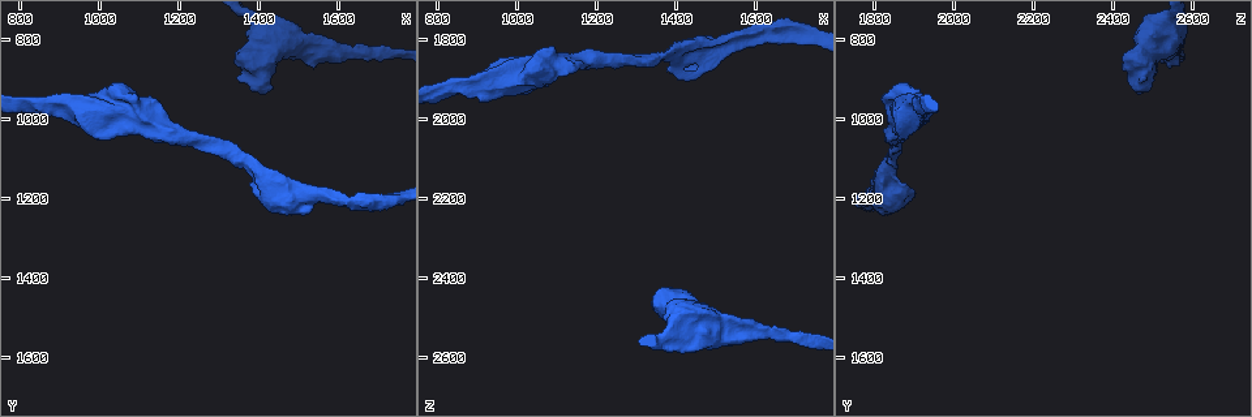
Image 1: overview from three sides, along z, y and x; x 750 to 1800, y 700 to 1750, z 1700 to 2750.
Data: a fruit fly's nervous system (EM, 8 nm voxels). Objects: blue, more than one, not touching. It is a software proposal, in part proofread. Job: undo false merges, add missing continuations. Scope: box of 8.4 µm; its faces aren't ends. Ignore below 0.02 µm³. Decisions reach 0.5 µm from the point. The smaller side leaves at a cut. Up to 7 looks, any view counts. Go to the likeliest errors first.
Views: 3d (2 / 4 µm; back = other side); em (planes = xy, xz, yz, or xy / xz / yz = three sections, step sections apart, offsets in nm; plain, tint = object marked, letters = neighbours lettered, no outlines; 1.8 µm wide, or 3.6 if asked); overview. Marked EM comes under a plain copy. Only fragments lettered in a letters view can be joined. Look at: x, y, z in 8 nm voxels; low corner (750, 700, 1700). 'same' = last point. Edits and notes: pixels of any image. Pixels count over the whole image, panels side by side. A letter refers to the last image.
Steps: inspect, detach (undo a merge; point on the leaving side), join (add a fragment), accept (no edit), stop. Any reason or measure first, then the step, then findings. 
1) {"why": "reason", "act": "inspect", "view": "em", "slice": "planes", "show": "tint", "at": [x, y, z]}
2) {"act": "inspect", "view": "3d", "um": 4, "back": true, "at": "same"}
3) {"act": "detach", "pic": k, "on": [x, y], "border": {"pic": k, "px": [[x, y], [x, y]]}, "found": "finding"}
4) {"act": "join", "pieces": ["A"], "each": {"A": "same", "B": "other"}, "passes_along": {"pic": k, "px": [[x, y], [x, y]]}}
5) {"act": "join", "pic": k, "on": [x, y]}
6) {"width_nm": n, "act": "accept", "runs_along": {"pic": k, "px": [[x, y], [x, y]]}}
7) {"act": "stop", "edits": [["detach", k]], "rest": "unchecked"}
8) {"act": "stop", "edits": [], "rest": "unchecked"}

{"why": "sharp bend", "act": "inspect", "view": "3d", "um": 4, "back": true, "at": [1490, 1190, 1810]}

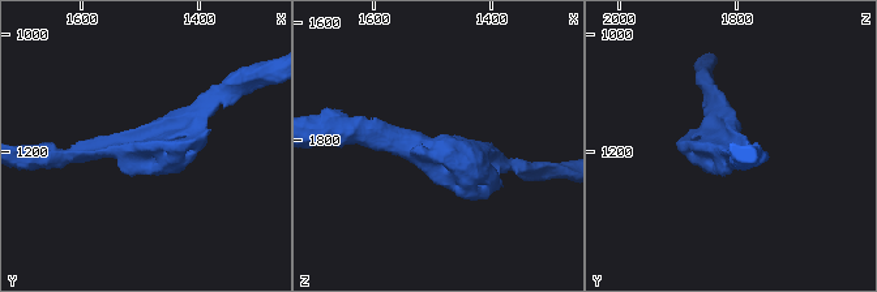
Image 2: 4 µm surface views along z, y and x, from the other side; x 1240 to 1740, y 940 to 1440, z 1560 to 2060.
{"why": "shape alone is not enough", "act": "inspect", "view": "em", "slice": "xz", "step": 8, "show": "letters", "at": [1495, 1190, 1810]}

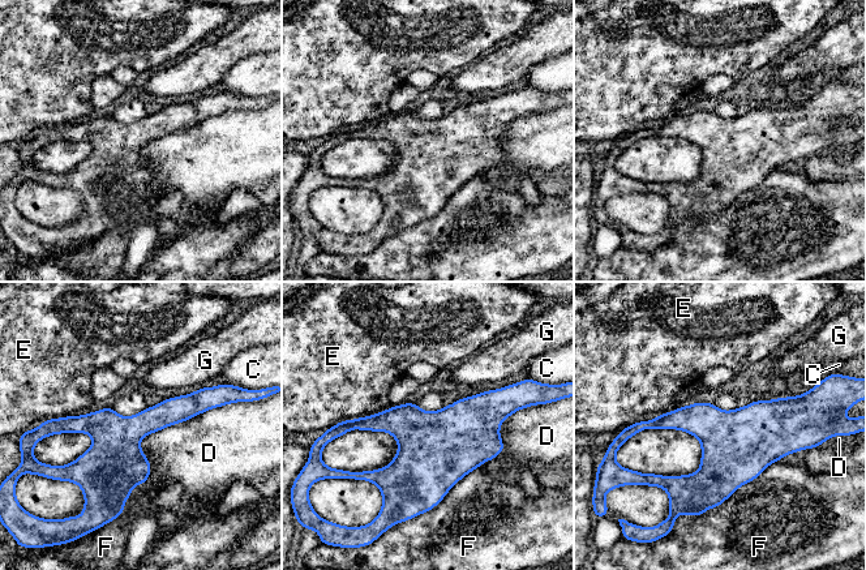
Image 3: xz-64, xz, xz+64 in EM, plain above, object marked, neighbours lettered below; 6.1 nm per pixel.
{"longest_contact_nm": ["D", 950], "act": "accept", "each": {"C": "other", "D": "other", "E": "other", "F": "other", "G": "other"}, "border": {"pic": 3, "px": [[223, 404], [118, 517]]}, "found": "continuous, no second neuron"}

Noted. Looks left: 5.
{"why": "thick turns thin", "act": "inspect", "view": "em", "um": 3.6, "slice": "xy", "step": 4, "show": "tint", "at": [1065, 965, 1870]}

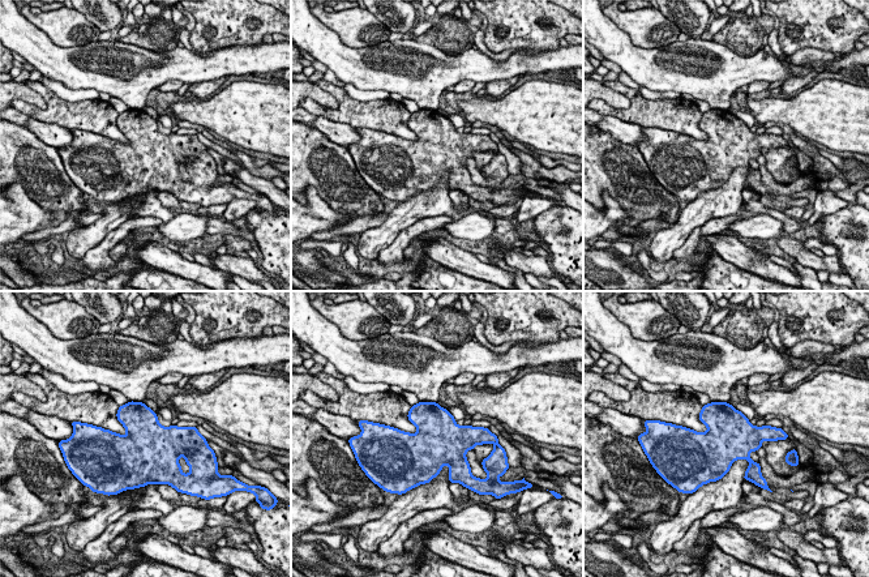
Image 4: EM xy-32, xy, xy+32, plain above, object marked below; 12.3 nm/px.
{"act": "inspect", "view": "em", "um": 3.6, "slice": "planes", "show": "letters", "at": "same"}

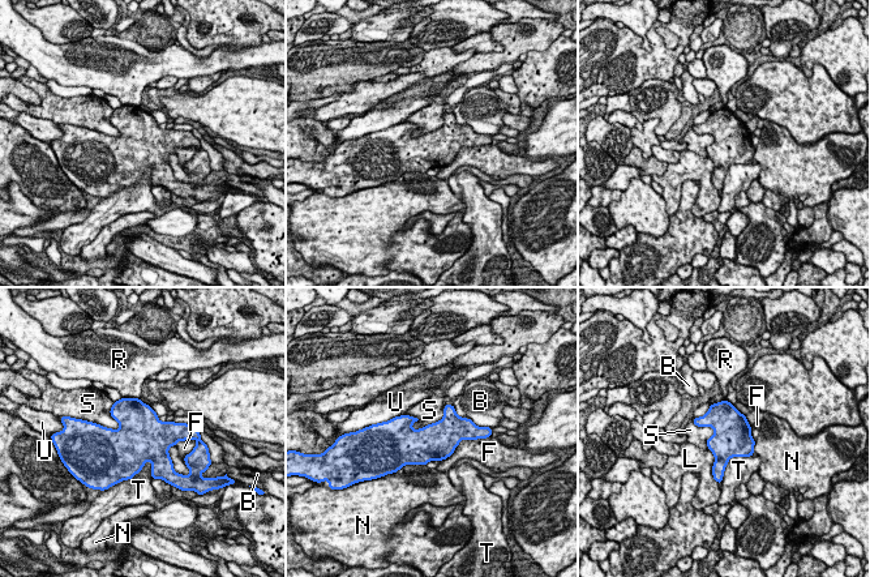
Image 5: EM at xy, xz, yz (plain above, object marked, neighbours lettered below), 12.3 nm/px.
{"act": "accept", "each": {"B": "other", "F": "other", "L": "other", "N": "other", "R": "other", "S": "other", "T": "other", "U": "other"}, "border": {"pic": 5, "px": [[445, 405], [418, 428], [403, 415]]}, "found": "continuous, no second neuron"}

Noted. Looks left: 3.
{"why": "stops while still wide", "act": "inspect", "view": "3d", "um": 4, "at": [1430, 920, 2465]}

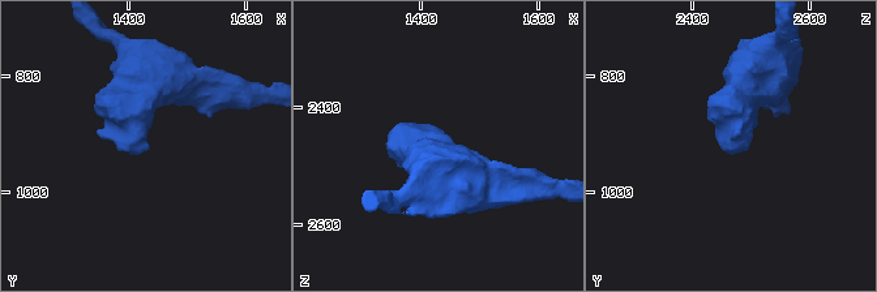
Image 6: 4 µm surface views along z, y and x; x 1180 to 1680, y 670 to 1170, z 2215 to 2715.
{"act": "inspect", "view": "em", "um": 3.6, "slice": "xz", "step": 16, "show": "letters", "at": [1425, 915, 2470]}

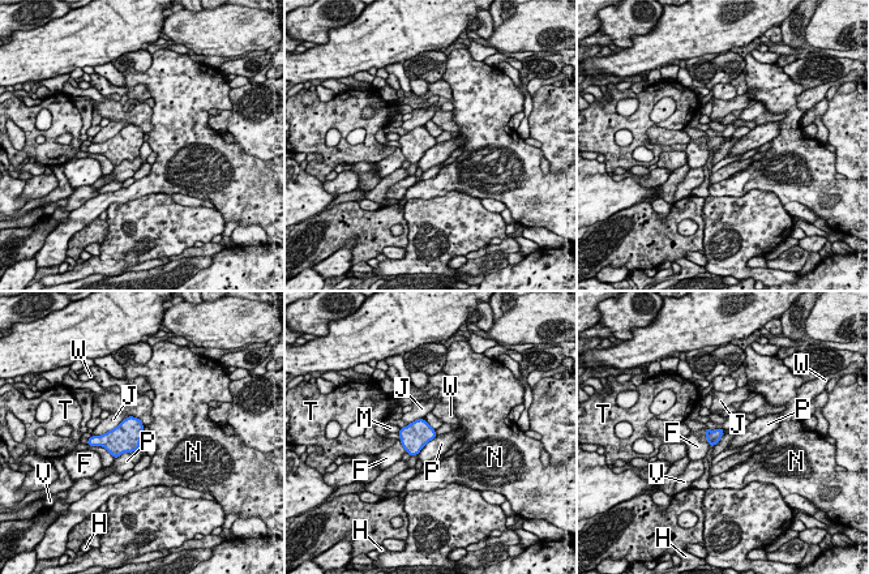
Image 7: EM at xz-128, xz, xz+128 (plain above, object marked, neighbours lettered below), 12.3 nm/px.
{"act": "accept", "each": {"F": "other", "H": "other", "J": "other", "M": "other", "N": "other", "P": "other", "T": "other", "V": "other", "W": "other"}, "found": "no lettered fragment goes on from it"}

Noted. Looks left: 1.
{"act": "stop", "edits": [], "rest": "unchecked"}

